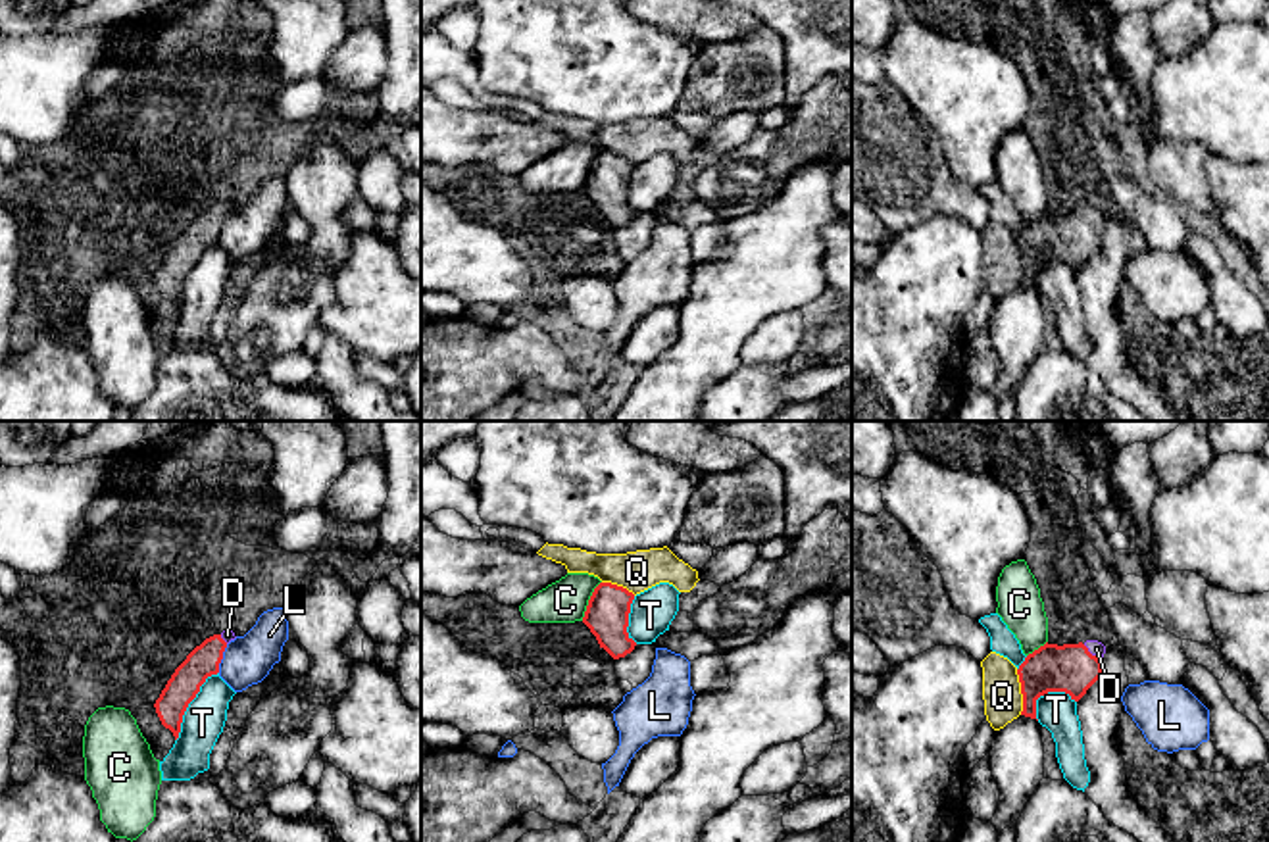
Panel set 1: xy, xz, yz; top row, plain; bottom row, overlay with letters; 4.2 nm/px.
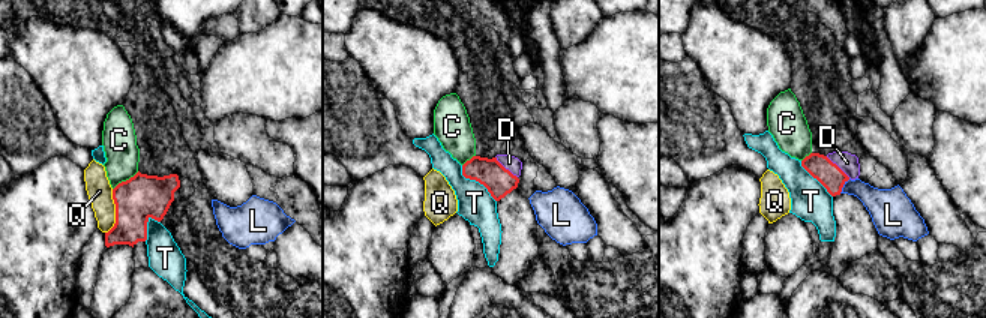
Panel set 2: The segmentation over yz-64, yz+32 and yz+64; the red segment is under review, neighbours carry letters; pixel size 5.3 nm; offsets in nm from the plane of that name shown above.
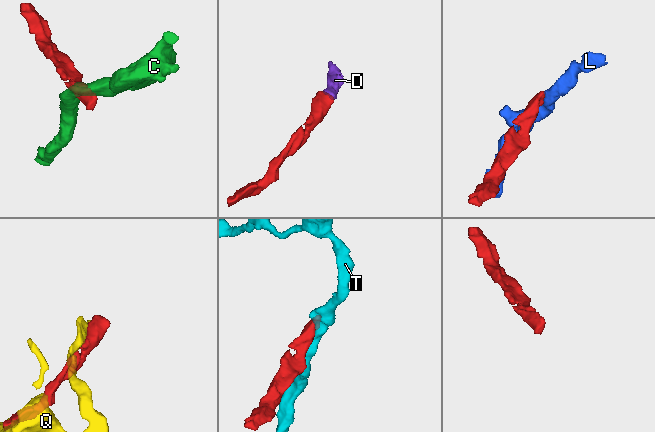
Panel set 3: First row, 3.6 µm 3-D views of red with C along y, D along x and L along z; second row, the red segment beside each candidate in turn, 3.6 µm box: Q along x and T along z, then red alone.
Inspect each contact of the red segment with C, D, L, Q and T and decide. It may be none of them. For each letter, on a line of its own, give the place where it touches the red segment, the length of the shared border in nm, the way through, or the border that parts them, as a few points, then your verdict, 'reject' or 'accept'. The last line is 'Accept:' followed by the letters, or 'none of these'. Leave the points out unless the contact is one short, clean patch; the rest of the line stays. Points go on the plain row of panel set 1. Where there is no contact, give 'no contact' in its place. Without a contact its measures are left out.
C: xz (589, 170) | 190 nm | reject
D: yz (1091, 223) | 100 nm | across yz (1071, 237), (1091, 223), (1096, 218) | accept
L: xy (222, 227) | 130 nm | along xy (227, 214), (218, 241) | reject
Q: yz (1021, 262) | 190 nm | reject
T: xy (189, 272) | 340 nm | reject
Accept: D

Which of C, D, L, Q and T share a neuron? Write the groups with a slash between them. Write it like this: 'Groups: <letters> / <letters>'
Groups: C / D / L / Q / T

